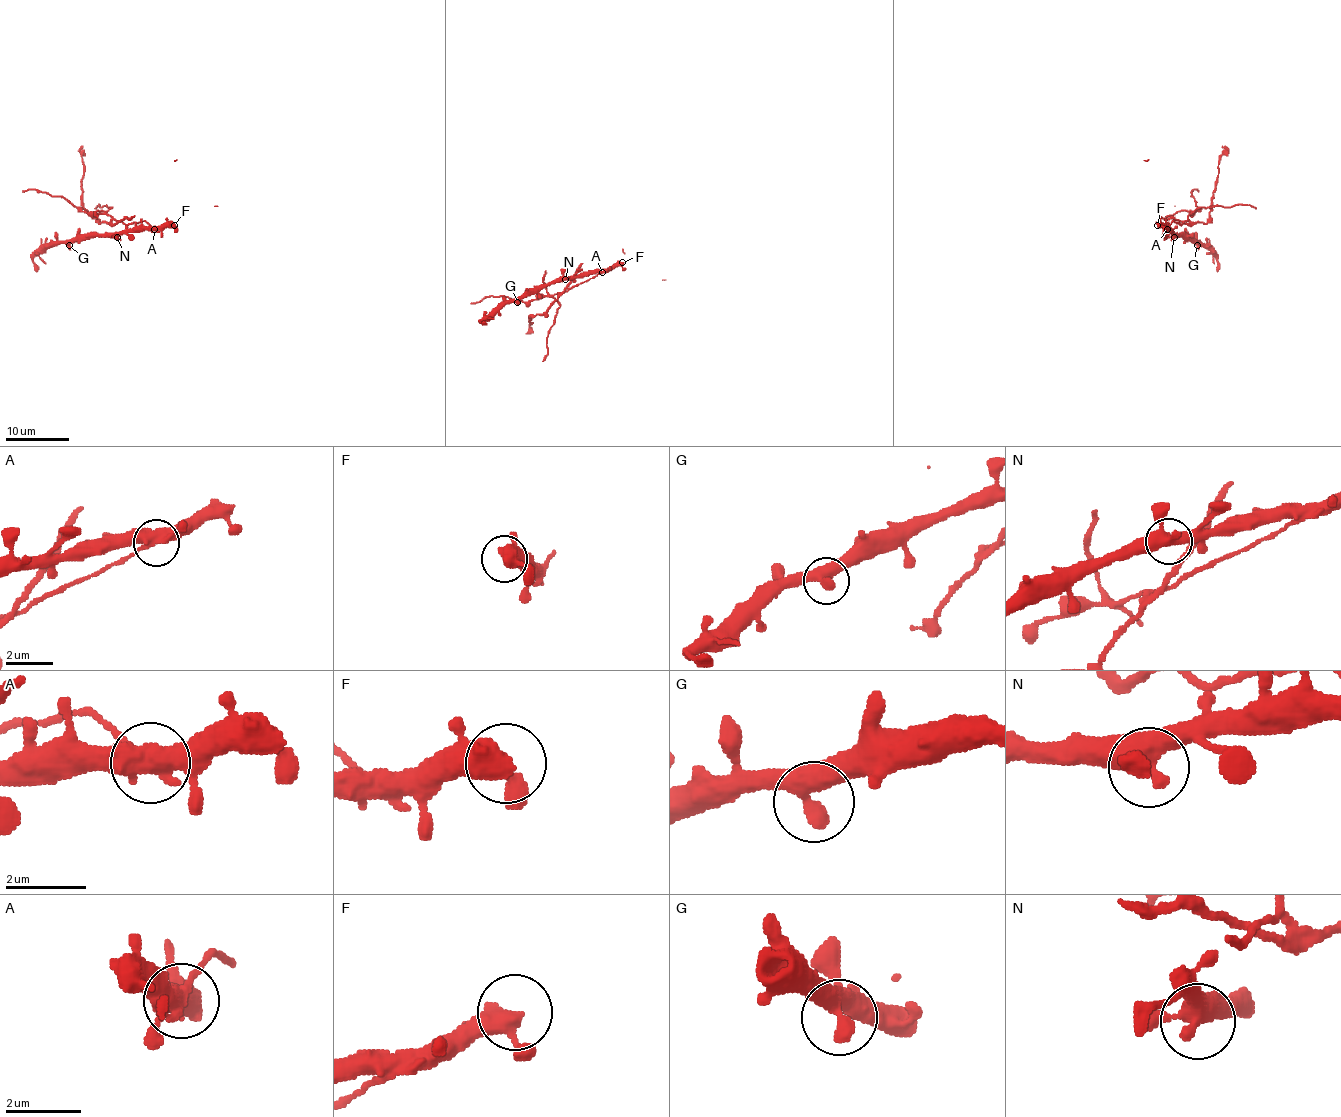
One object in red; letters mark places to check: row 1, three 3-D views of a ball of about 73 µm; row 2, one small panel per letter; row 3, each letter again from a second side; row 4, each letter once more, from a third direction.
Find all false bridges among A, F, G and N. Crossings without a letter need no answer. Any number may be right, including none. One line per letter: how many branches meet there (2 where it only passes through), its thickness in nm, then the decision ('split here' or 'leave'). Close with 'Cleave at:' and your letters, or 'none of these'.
A: 3 | 440 nm | split here
F: 2 | 440 nm | leave
G: 2 | 420 nm | leave
N: 3 | 420 nm | leave
Cleave at: A

